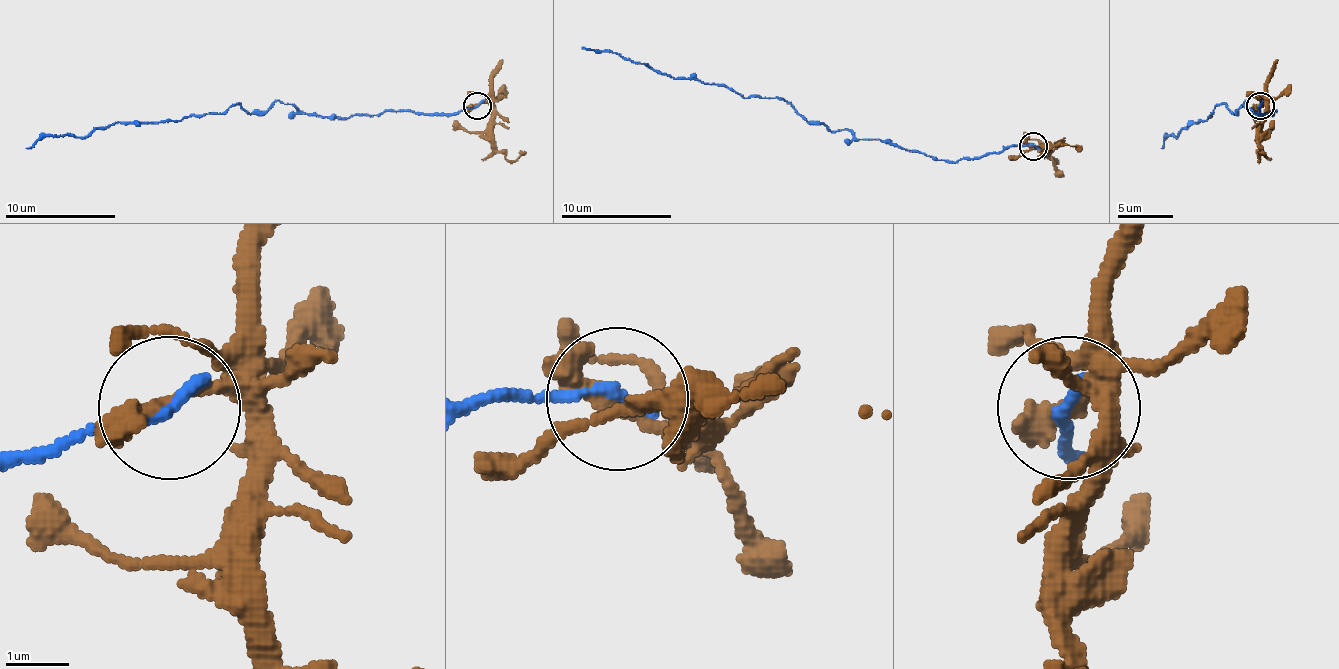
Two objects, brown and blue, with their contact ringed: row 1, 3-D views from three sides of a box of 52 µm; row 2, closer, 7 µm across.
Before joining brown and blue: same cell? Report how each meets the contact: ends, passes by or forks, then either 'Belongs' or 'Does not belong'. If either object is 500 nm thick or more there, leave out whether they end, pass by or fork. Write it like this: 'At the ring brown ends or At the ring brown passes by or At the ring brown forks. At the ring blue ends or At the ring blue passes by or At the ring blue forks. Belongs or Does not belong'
At the ring brown passes by. At the ring blue ends. Does not belong

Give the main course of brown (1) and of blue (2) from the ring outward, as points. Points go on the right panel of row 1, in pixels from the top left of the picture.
1: (1261, 105), (1263, 102), (1266, 107), (1258, 160), (1263, 151)
2: (1261, 105), (1274, 110), (1255, 118), (1244, 102), (1233, 113), (1217, 105), (1161, 149)

